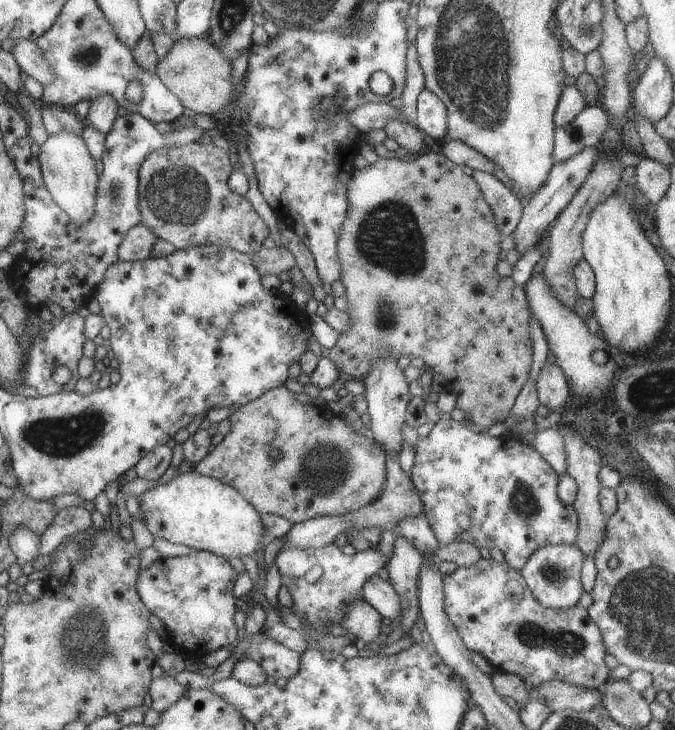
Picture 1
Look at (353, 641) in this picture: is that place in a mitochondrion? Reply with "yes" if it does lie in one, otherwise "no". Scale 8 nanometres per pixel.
no

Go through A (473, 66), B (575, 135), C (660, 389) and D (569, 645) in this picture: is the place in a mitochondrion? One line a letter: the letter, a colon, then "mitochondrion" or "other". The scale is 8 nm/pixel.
A: mitochondrion
B: mitochondrion
C: mitochondrion
D: mitochondrion

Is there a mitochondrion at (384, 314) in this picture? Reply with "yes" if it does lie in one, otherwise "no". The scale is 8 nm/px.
yes

